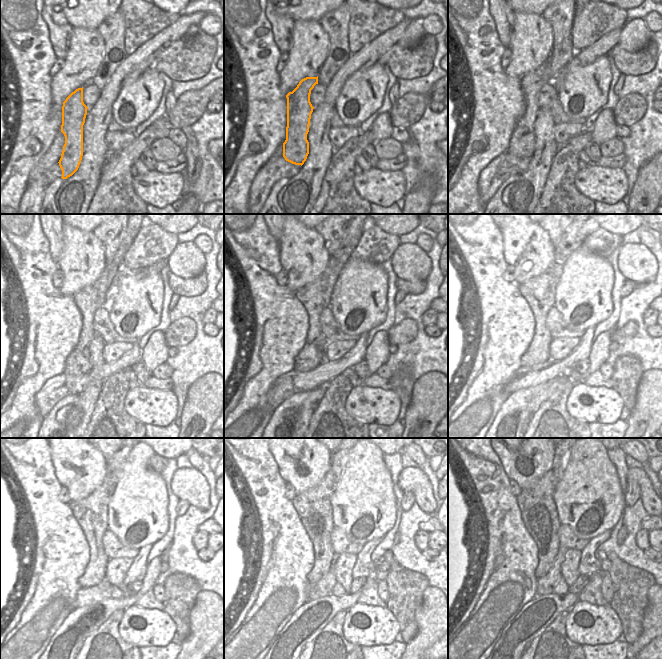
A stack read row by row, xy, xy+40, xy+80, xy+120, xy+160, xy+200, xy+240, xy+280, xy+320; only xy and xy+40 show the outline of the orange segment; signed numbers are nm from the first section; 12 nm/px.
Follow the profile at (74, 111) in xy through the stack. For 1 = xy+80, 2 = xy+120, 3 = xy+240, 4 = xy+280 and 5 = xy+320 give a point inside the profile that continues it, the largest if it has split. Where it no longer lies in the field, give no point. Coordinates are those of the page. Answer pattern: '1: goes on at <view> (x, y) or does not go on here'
1: goes on at xy+80 (522, 143)
2: goes on at xy+120 (88, 300)
3: goes on at xy+240 (91, 513)
4: goes on at xy+280 (313, 506)
5: goes on at xy+320 (539, 512)

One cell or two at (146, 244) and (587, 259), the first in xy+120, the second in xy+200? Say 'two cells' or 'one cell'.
two cells

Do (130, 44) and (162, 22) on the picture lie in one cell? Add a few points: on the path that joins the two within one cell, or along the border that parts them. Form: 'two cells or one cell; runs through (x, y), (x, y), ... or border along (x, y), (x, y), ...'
one cell; runs through (138, 36), (154, 22)

